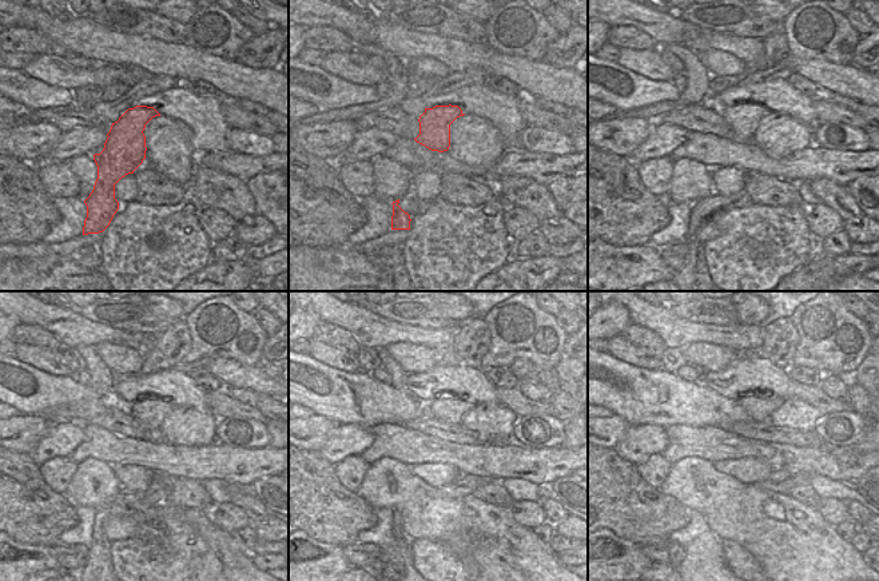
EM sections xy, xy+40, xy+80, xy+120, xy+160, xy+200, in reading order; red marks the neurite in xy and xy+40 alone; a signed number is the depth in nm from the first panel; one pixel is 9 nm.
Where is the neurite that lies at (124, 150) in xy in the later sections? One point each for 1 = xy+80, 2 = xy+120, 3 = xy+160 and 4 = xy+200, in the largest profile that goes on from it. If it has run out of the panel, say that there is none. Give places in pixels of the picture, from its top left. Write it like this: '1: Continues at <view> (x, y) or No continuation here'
1: Continues at xy+80 (743, 120)
2: Continues at xy+120 (150, 414)
3: Continues at xy+160 (449, 410)
4: Continues at xy+200 (758, 409).

